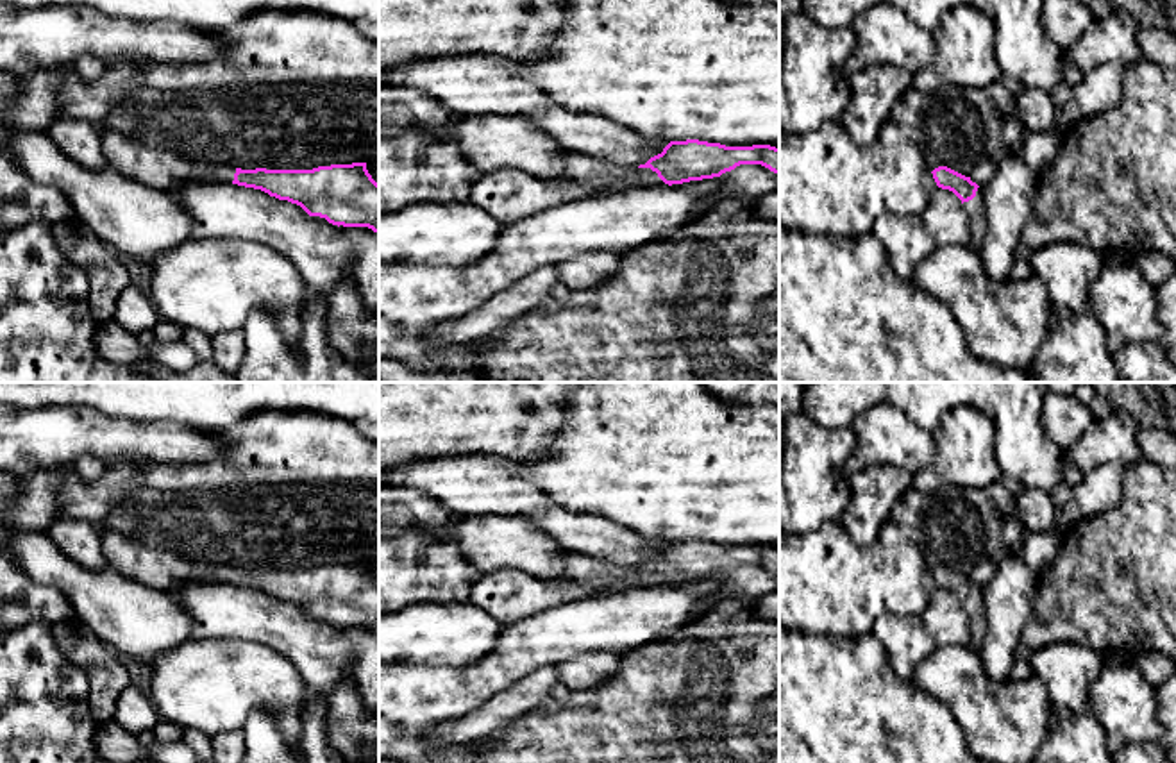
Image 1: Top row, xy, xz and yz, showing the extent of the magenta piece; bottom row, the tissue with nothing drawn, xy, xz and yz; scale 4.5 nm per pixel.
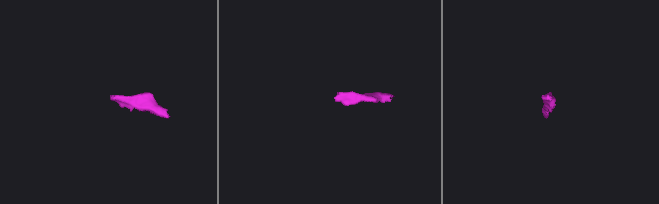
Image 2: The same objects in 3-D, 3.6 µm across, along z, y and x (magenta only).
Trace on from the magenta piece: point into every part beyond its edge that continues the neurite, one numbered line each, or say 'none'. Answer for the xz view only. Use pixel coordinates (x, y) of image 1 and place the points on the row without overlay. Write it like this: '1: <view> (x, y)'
1: xz (587, 572)
2: xz (747, 581)

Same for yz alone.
1: yz (976, 612)

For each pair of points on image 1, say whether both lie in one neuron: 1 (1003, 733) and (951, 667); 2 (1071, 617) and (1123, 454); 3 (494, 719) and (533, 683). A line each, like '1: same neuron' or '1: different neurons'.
1: same neuron
2: different neurons
3: same neuron

